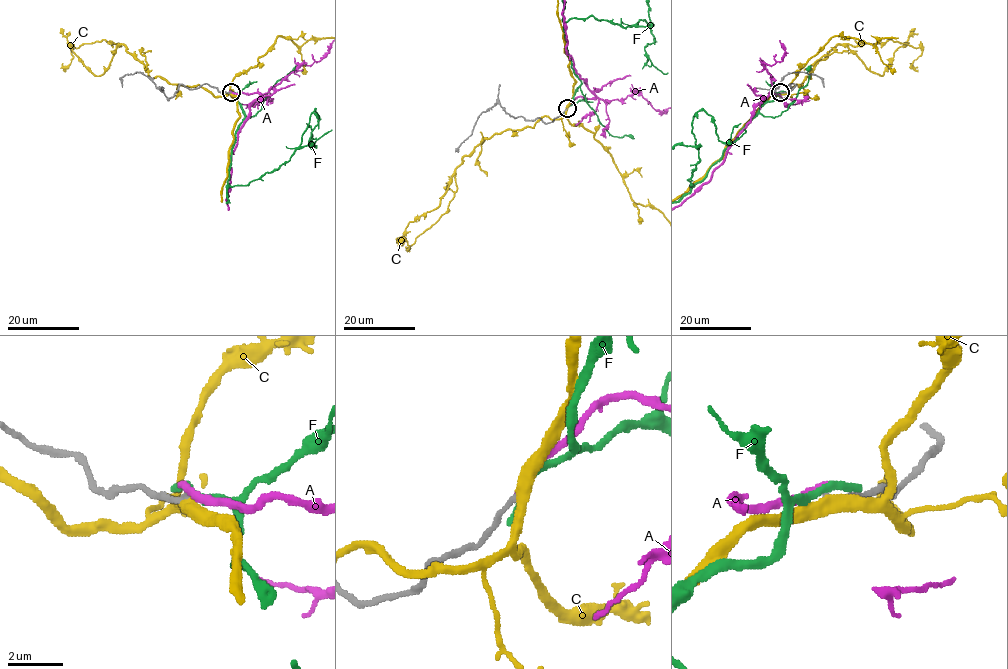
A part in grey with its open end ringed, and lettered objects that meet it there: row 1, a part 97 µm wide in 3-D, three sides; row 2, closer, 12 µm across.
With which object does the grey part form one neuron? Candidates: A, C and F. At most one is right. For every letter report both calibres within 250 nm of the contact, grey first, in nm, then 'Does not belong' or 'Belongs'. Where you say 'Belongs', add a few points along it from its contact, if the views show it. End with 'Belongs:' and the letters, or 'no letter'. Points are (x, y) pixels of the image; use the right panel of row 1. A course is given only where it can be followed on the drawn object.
A: Thickness 180 nm (grey) against 280 nm. Does not belong
C: Thickness 200 nm (grey) against 440 nm. Does not belong
F: Thickness 190 nm (grey) against 200 nm. Does not belong
Belongs: no letter

